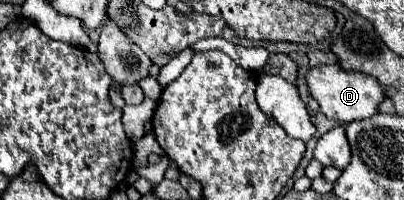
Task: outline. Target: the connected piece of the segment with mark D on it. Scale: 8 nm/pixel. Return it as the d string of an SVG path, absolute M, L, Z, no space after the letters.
M338 64L312 66L306 74L306 84L310 96L320 104L322 114L342 124L374 116L374 112L378 112L378 104L384 100L384 90L382 86L378 86L378 82L374 82L374 78L366 78L366 74L350 74Z

